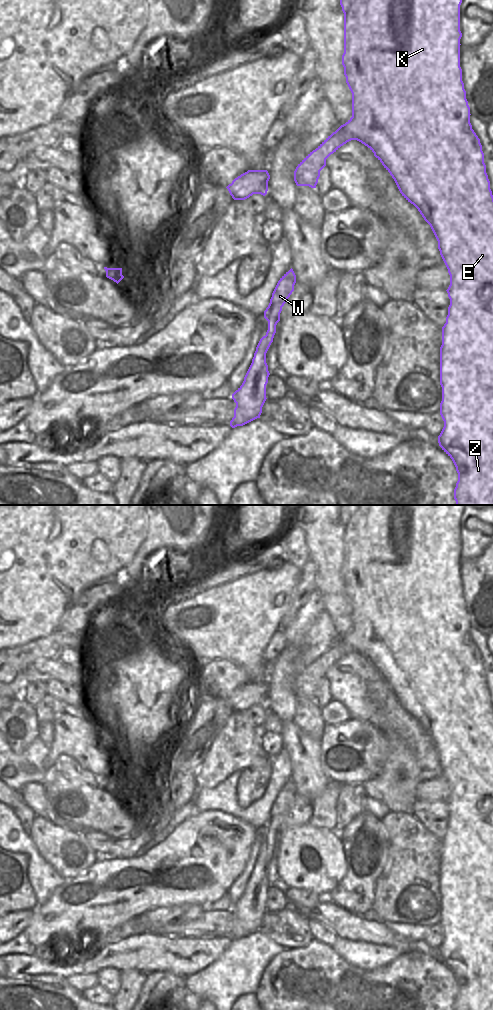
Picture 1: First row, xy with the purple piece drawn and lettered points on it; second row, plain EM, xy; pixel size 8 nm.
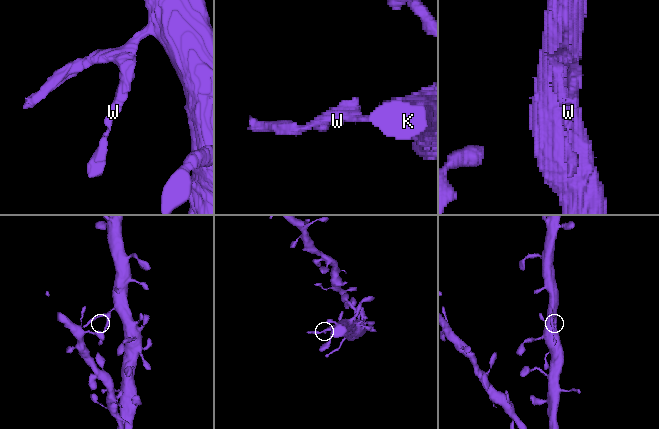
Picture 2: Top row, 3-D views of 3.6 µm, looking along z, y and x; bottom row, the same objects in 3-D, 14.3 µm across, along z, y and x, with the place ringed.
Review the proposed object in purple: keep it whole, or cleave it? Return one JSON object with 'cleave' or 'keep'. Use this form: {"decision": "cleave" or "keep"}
{"decision": "keep"}

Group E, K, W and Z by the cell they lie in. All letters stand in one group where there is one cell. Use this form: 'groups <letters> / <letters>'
groups E K W Z

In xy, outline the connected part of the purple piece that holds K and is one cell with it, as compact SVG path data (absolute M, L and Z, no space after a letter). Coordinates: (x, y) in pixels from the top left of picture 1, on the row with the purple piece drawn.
M340 0L344 13L342 65L346 83L352 93L352 117L298 164L294 171L294 181L297 186L316 188L320 171L326 166L326 159L347 142L357 140L374 153L374 156L394 179L402 196L418 209L424 220L430 225L438 241L440 255L450 275L450 285L446 290L450 305L446 323L442 327L442 345L440 347L440 385L442 387L440 415L444 421L444 427L438 436L438 443L452 459L458 473L458 481L454 489L456 505L493 505L493 195L486 173L482 145L470 123L470 107L462 81L460 67L461 3L462 0Z

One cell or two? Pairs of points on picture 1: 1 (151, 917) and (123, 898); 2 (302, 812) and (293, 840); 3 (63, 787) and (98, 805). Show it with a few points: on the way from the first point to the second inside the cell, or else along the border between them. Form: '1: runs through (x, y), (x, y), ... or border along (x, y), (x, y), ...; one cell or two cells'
1: border along (167, 906), (149, 909), (142, 914); two cells
2: border along (321, 827), (303, 824), (280, 832); two cells
3: runs through (72, 789), (79, 790), (89, 800); one cell

